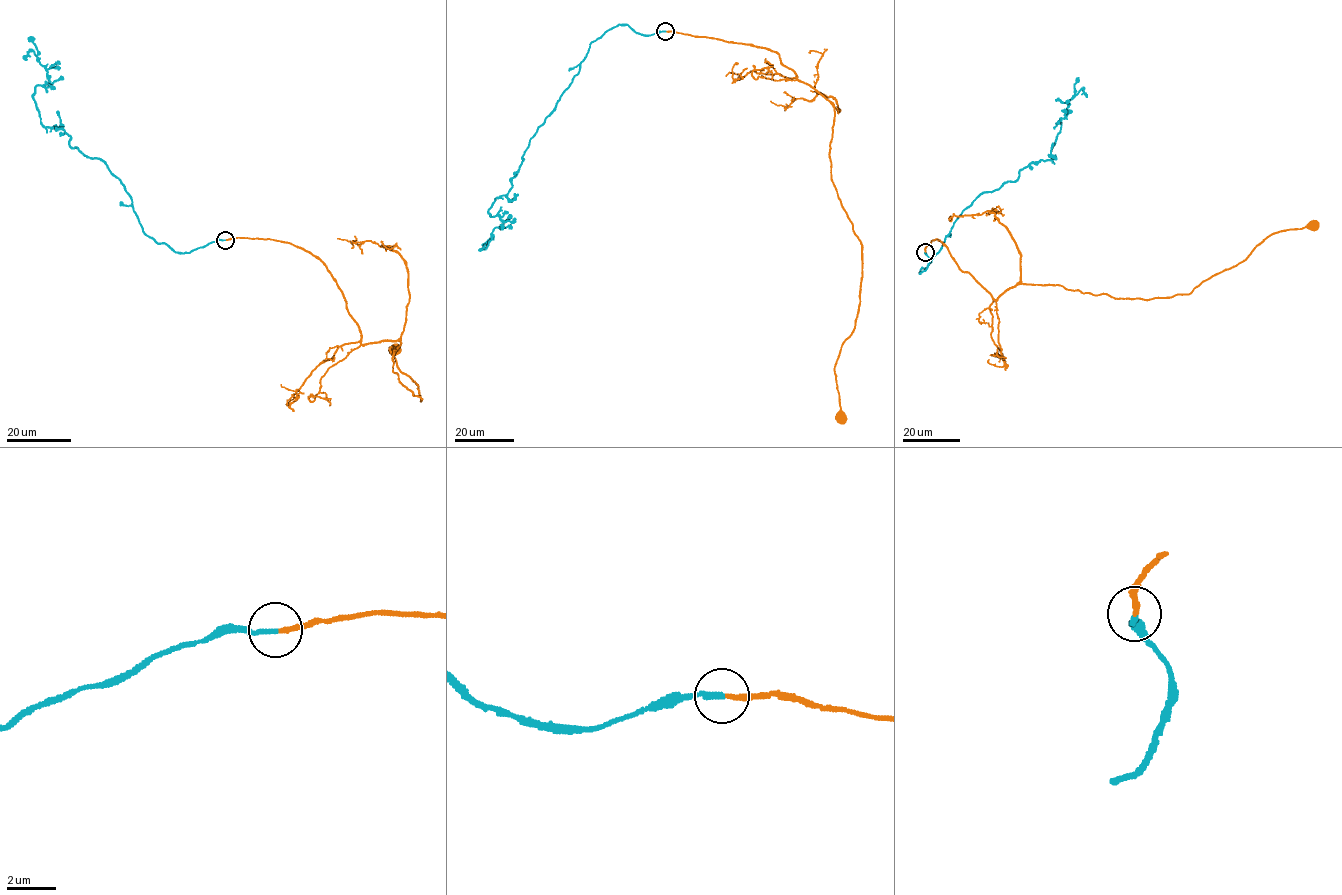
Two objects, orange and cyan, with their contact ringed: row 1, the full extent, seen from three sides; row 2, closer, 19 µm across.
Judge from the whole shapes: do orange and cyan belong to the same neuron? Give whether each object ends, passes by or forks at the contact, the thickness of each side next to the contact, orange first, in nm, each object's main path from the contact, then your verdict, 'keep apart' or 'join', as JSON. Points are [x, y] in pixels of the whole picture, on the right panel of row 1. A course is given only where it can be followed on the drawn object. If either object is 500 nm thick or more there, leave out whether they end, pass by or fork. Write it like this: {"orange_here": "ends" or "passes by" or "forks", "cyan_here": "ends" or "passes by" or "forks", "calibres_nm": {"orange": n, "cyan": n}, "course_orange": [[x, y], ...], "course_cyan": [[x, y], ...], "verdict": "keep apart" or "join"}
{"orange_here": "ends", "cyan_here": "ends", "calibres_nm": {"orange": 200, "cyan": 190}, "course_orange": [[925, 251], [938, 239], [995, 300], [1022, 284], [1149, 299], [1189, 294], [1268, 236], [1313, 224]], "course_cyan": [[925, 251], [928, 263], [919, 274], [976, 197], [1051, 159], [1067, 102], [1082, 89], [1087, 97]], "verdict": "join"}

